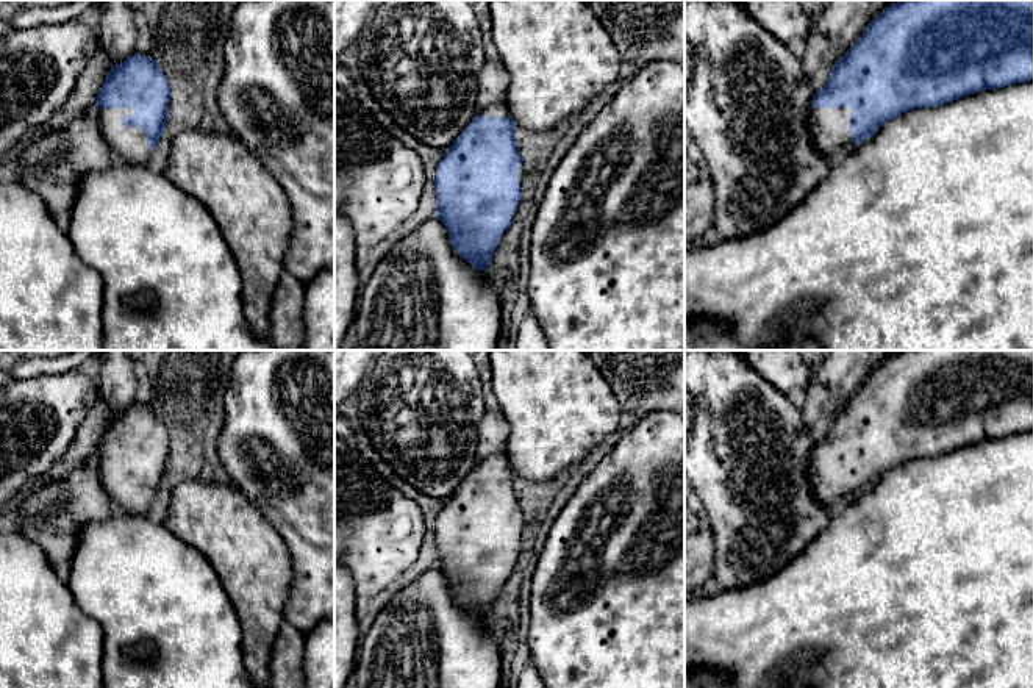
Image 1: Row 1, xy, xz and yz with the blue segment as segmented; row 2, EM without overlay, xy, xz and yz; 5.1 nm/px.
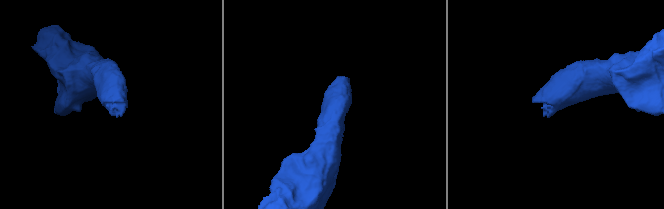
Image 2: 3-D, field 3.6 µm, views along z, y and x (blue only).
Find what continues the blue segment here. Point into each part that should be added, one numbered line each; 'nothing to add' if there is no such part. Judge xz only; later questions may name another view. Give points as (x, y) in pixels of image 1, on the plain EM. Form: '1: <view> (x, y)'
1: xz (499, 460)

